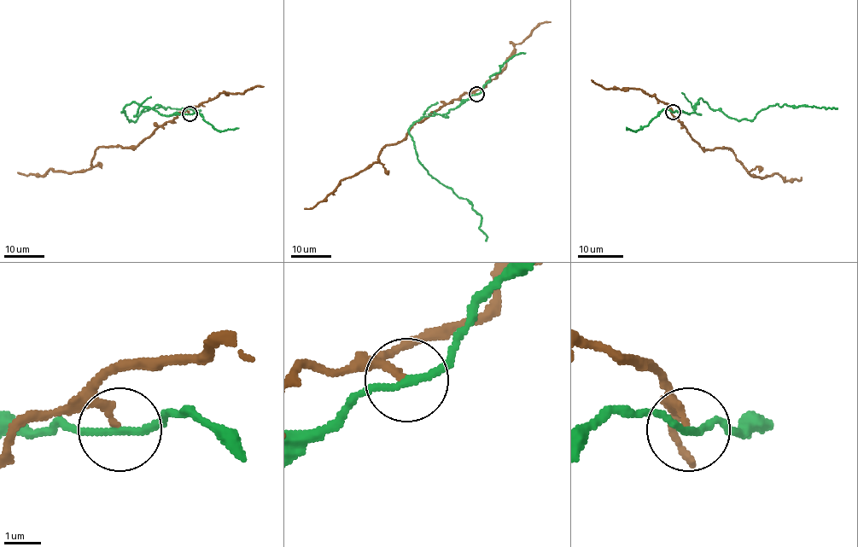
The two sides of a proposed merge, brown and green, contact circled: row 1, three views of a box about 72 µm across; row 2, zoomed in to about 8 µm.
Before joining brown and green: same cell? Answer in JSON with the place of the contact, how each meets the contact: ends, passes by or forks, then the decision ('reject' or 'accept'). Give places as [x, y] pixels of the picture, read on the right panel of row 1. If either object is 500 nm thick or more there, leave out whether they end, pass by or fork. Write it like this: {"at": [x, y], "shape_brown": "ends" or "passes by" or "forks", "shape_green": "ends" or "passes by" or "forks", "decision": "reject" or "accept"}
{"at": [673, 112], "shape_brown": "ends", "shape_green": "passes by", "decision": "reject"}

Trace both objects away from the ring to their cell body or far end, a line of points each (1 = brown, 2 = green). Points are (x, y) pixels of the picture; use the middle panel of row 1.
1: (475, 94), (464, 93), (417, 121), (401, 141), (387, 144), (378, 160), (342, 179), (312, 207), (304, 208)
2: (475, 94), (441, 115), (419, 119), (409, 134), (429, 174), (481, 216), (479, 228), (485, 241)

